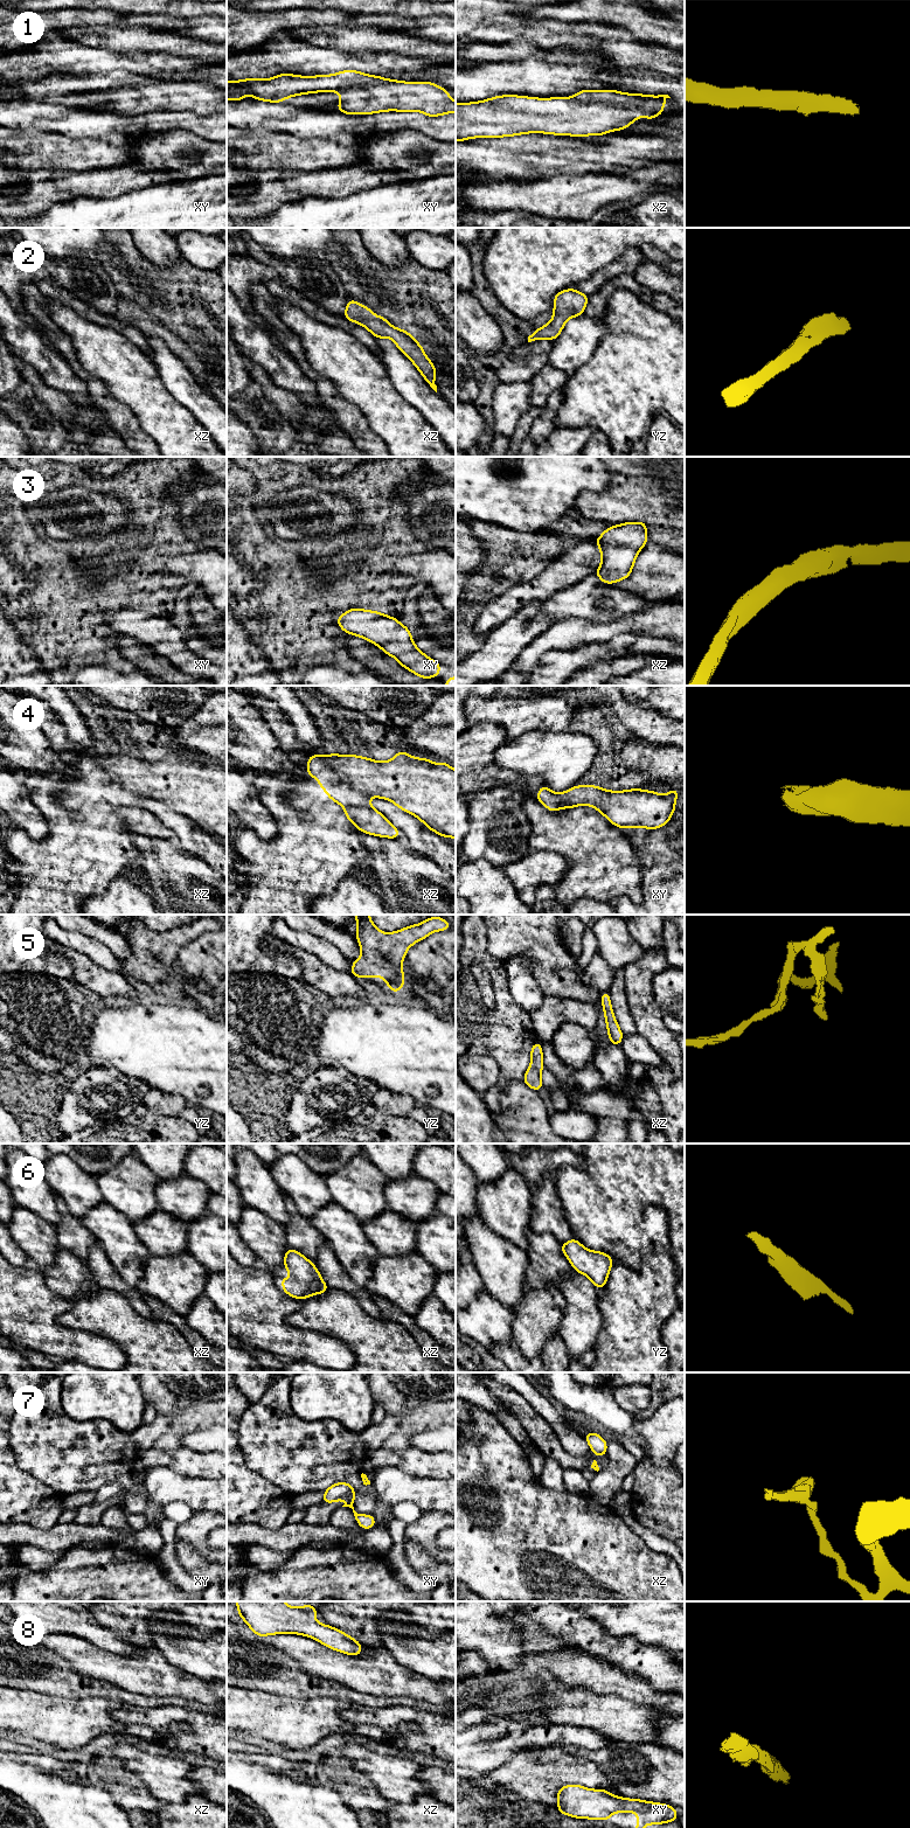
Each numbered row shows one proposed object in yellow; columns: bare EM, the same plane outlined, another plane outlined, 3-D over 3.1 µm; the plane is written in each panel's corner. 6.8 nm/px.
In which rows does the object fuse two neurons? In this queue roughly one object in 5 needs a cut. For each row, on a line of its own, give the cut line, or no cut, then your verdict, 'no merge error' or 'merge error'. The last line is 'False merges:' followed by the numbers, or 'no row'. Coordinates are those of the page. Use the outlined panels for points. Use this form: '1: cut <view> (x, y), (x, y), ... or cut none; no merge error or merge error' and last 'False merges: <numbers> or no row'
1: cut none; no merge error
2: cut none; no merge error
3: cut none; no merge error
4: cut none; no merge error
5: cut none; no merge error
6: cut none; no merge error
7: cut none; no merge error
8: cut none; no merge error
False merges: no row

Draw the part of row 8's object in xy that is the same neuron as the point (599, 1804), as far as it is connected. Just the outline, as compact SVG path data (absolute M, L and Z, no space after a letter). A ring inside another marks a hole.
M572 1784L557 1791L557 1800L558 1813L577 1819L609 1821L614 1813L637 1813L638 1824L634 1828L673 1822L678 1817L678 1810L667 1803L613 1796L606 1789L590 1789Z

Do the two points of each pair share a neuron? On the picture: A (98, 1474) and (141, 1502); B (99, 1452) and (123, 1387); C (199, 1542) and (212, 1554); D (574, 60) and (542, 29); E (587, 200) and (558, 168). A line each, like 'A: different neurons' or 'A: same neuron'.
A: same neuron
B: different neurons
C: same neuron
D: different neurons
E: different neurons

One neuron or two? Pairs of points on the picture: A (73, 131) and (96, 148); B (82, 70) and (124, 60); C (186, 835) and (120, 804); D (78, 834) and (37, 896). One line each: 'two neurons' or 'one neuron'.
A: two neurons
B: one neuron
C: two neurons
D: one neuron

